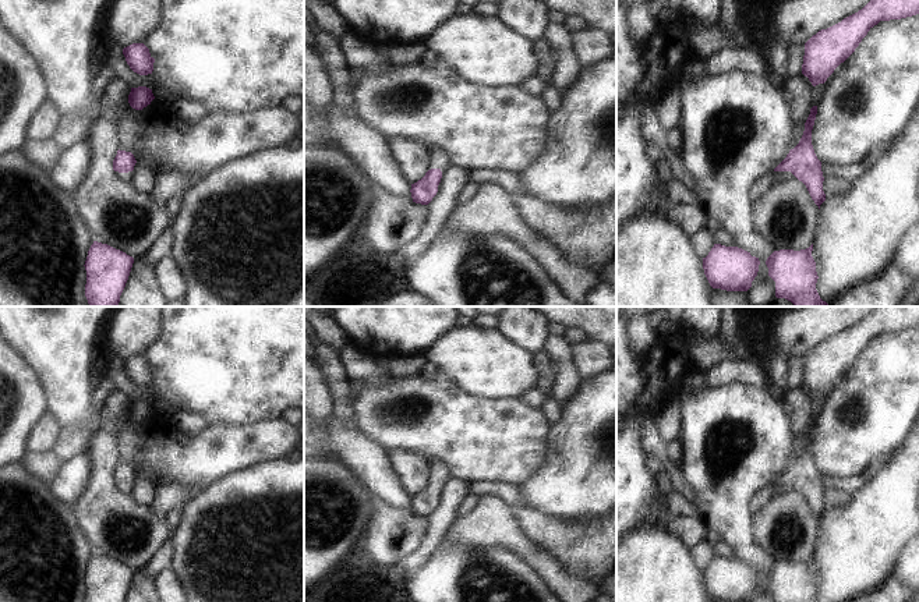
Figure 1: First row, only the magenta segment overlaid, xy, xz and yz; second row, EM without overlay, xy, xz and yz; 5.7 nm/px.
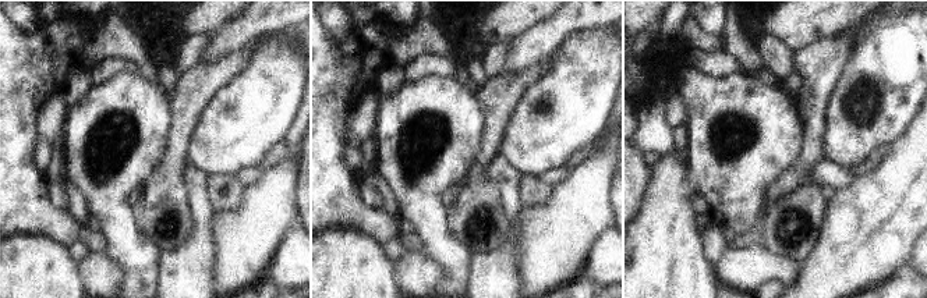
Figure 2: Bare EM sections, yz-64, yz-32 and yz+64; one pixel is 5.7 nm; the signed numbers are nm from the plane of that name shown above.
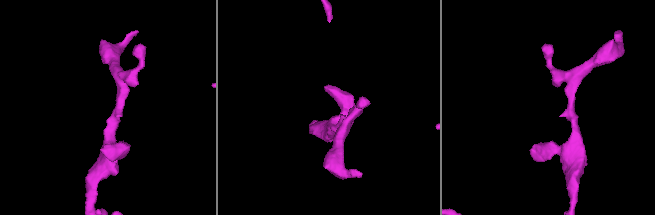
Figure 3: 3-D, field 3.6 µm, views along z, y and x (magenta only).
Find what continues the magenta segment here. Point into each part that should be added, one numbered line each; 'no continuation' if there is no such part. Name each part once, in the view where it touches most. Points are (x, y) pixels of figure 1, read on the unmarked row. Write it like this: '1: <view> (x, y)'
1: yz (766, 495)

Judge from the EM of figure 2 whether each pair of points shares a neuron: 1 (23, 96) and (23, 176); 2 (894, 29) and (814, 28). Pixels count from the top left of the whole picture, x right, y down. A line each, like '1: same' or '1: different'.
1: same
2: different

